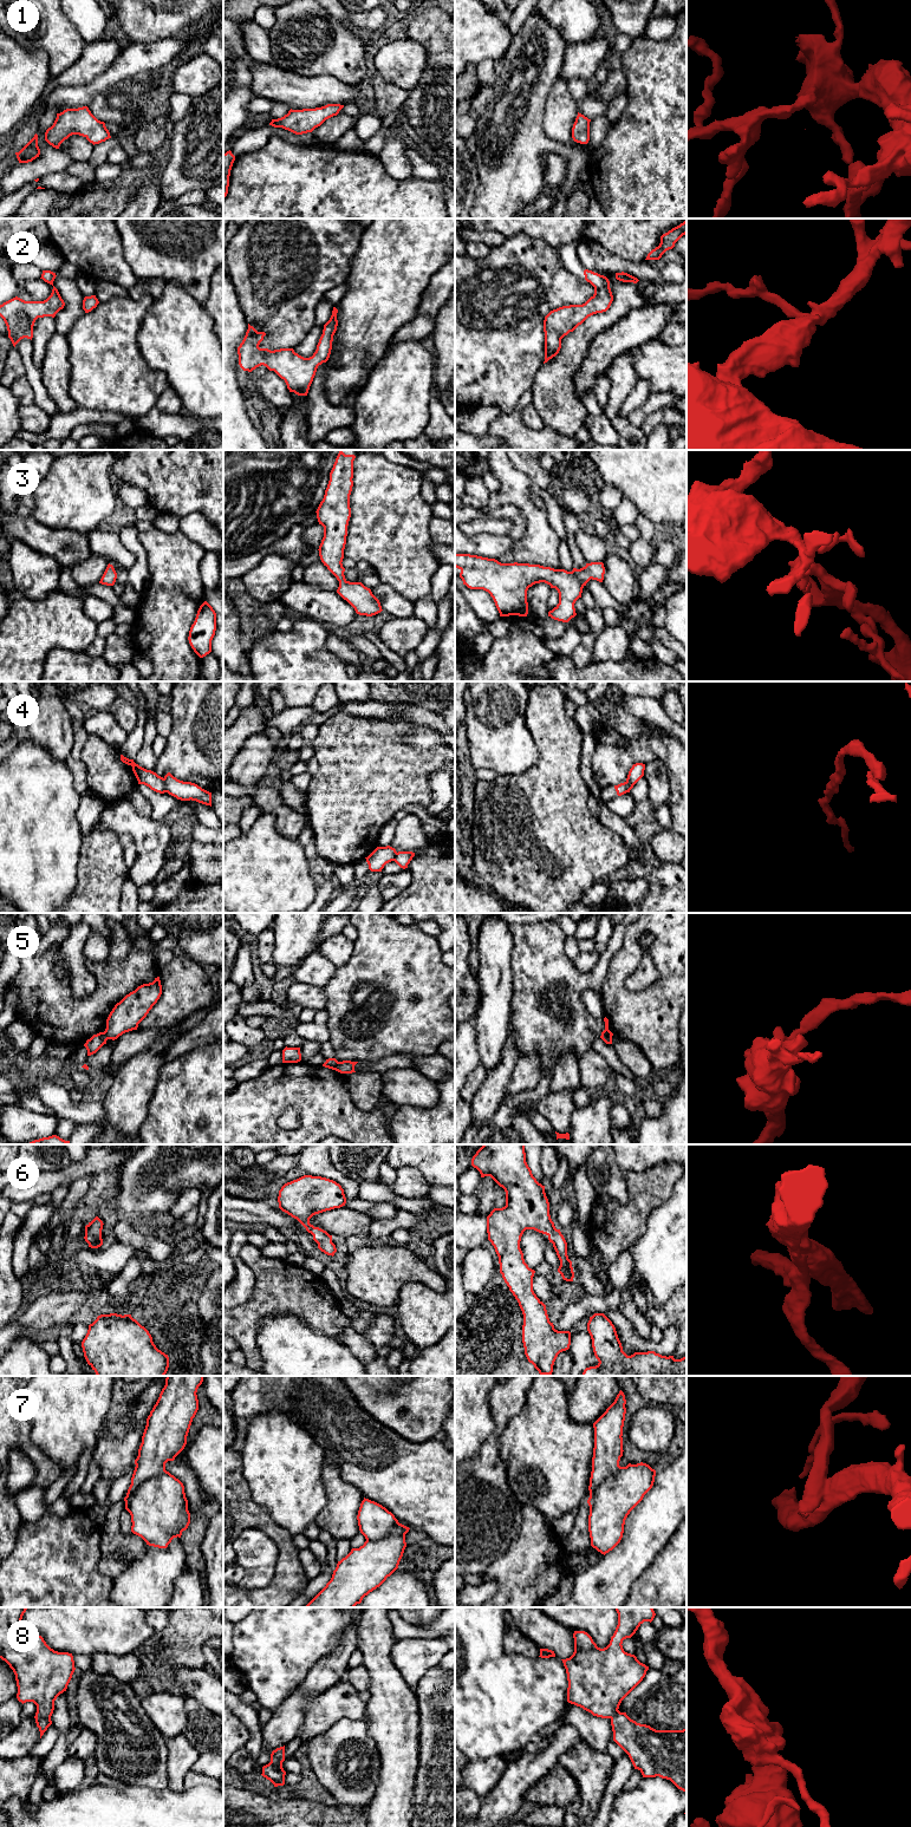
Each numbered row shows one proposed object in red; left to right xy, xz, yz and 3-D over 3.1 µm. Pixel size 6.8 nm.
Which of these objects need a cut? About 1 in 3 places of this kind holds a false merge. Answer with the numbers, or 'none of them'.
4, 5, 7, 8

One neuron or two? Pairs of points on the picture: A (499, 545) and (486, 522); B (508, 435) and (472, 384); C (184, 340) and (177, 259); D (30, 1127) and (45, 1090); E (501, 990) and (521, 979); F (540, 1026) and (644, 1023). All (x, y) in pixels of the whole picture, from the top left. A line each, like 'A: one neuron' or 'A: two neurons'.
A: two neurons
B: two neurons
C: two neurons
D: two neurons
E: two neurons
F: two neurons

